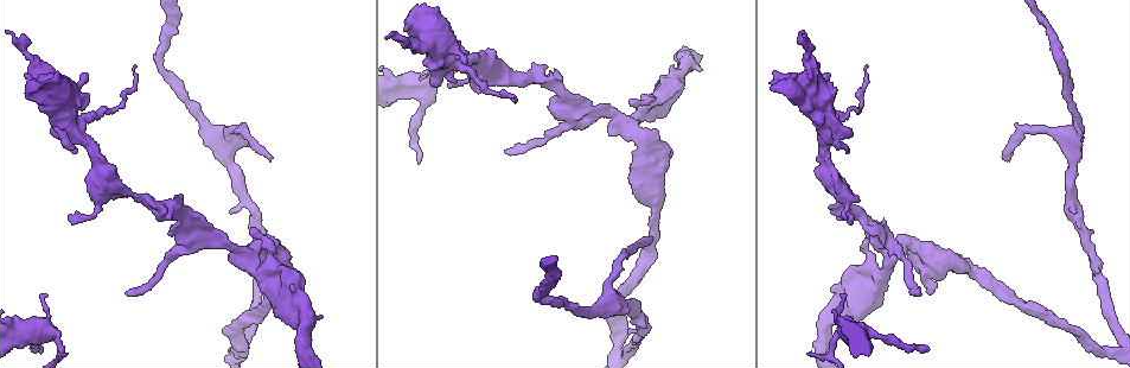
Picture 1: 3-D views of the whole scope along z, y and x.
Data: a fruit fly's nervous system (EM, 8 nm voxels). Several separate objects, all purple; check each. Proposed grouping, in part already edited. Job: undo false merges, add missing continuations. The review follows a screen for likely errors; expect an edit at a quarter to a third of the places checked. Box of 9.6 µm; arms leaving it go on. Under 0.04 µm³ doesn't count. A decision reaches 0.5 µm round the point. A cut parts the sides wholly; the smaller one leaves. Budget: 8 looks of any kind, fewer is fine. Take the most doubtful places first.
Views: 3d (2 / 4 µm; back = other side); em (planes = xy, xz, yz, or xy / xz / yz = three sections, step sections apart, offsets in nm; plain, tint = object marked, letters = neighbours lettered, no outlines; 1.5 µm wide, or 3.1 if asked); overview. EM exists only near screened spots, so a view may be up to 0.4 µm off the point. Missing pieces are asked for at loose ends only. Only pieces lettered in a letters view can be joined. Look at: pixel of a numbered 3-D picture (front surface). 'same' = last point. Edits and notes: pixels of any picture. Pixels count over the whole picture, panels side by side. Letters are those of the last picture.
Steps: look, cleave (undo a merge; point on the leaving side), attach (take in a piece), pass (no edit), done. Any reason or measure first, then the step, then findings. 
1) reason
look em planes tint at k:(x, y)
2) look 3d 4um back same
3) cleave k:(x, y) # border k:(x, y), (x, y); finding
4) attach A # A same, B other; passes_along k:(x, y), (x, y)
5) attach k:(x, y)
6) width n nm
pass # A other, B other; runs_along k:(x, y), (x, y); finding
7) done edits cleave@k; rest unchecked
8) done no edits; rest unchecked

tapers out
look em planes tint at 1:(417, 161)

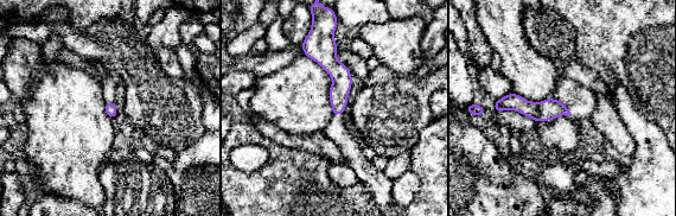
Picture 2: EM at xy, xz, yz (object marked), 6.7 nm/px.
look em planes letters same

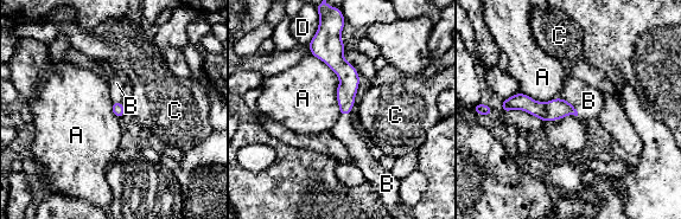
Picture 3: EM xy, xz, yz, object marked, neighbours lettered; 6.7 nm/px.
attach B # A other, B same, C other, D other; passes_along 3:(555, 109), (573, 105), (589, 101); the neuron continues

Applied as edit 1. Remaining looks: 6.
redraw
look overview

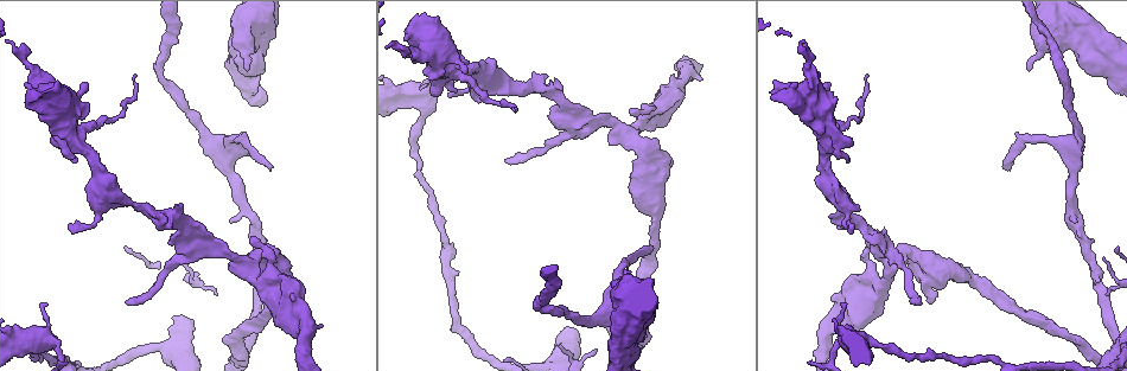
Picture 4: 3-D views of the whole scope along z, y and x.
branch stops here
look 3d 4um at 4:(627, 271)

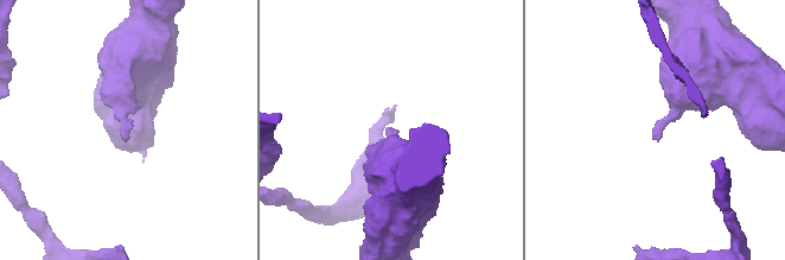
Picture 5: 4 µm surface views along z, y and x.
now the EM
look em planes letters at 5:(126, 141)

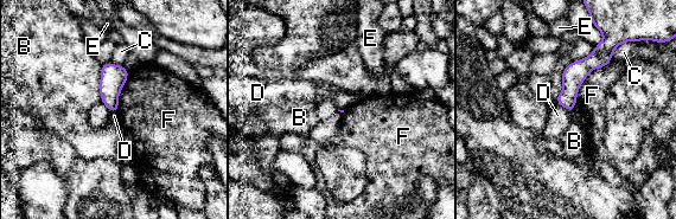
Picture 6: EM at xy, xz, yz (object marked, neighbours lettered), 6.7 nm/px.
pass # B other, C other, D other, E other, F other; runs_along 6:(606, 50), (572, 81), (560, 101); no lettered piece goes on from it

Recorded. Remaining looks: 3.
an open end
look 3d 2um at 4:(931, 298)

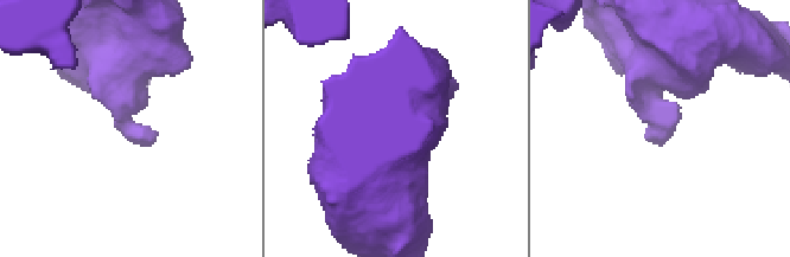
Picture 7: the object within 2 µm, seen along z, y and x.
need the tissue
look em planes letters at 7:(155, 133)

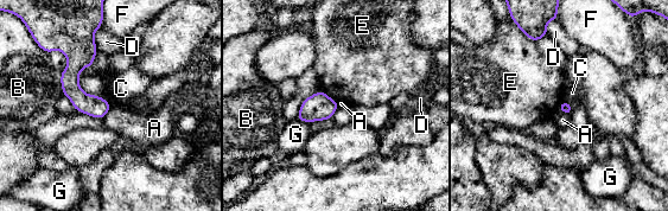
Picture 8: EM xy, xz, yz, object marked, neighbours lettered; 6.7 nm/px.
longest_contact D 180 nm
pass # A other, B other, C other, D other, E other, F other, G other; none of them fits

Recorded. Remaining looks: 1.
done edits attach@3; rest unchecked

